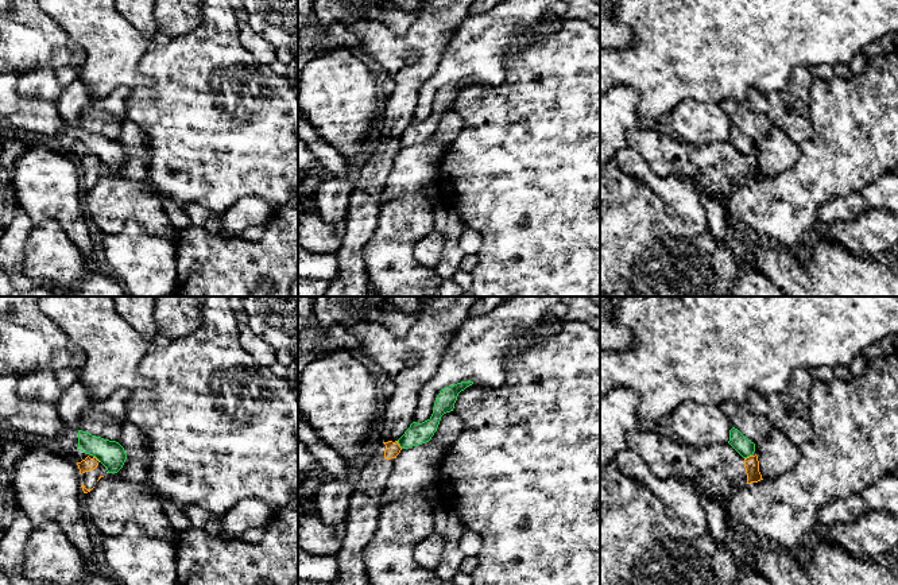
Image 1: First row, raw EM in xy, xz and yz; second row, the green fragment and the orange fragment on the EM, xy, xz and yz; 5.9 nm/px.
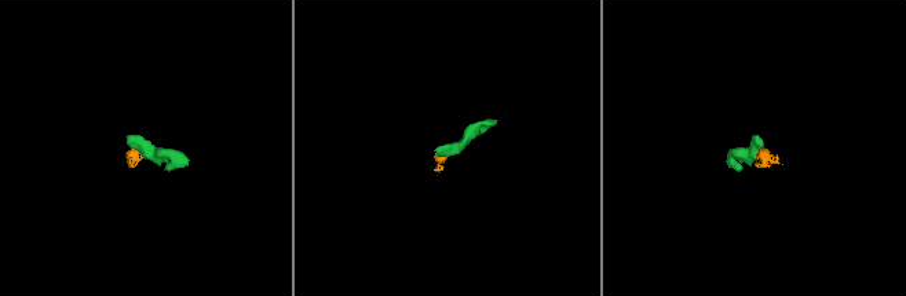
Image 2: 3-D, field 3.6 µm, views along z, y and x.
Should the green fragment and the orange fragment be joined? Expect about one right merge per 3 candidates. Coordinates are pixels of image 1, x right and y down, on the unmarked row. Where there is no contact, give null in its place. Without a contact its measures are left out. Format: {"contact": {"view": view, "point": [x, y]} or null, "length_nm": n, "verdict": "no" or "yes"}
{"contact": {"view": "xz", "point": [399, 143]}, "length_nm": 60, "verdict": "no"}

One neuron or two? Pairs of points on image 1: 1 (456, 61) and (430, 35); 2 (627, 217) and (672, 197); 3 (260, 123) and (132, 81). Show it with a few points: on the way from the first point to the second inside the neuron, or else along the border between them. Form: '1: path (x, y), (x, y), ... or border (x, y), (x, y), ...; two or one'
1: border (463, 22), (445, 47), (437, 68), (429, 76); two
2: border (642, 182), (673, 213), (680, 214), (688, 221); two
3: border (144, 54), (139, 69), (153, 82), (130, 90); two

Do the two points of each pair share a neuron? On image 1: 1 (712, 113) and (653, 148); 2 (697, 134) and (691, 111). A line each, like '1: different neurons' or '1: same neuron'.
1: different neurons
2: same neuron

